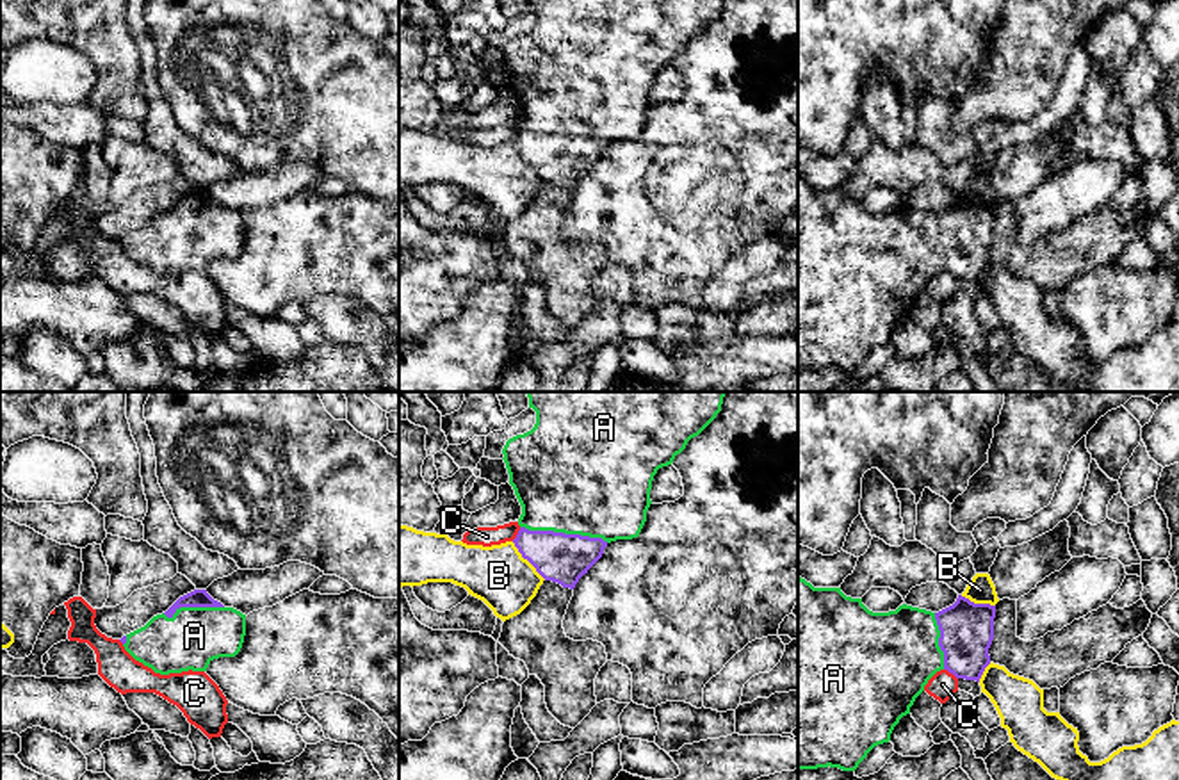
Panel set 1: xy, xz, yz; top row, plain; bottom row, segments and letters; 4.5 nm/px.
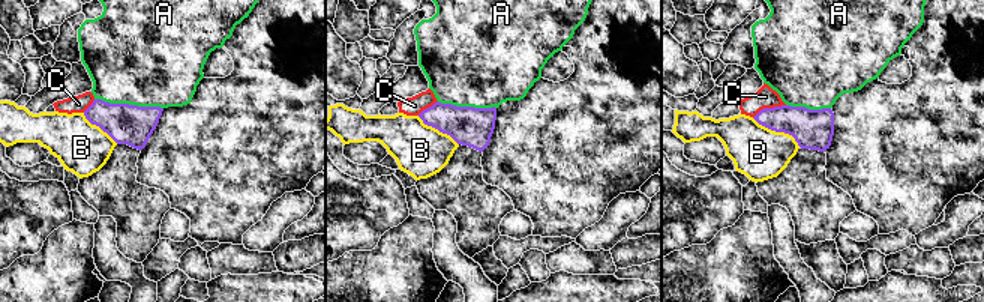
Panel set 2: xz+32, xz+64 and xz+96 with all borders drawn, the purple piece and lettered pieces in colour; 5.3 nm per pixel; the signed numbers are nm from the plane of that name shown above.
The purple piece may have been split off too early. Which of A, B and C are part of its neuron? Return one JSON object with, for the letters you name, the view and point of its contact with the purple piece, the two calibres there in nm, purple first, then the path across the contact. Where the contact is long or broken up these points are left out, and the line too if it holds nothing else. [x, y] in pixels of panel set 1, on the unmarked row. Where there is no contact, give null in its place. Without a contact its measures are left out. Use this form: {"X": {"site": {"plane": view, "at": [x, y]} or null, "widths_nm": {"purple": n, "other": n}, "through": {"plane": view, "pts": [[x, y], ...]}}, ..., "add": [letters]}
{"A": {"site": {"plane": "xz", "at": [563, 134]}, "widths_nm": {"purple": 220, "other": 500}}, "add": ["A"]}

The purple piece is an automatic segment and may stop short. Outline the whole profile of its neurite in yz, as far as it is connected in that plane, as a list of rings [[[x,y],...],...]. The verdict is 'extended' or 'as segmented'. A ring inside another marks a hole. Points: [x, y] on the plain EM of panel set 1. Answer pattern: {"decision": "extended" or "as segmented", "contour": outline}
{"decision": "extended", "contour": [[[798,176],[798,370],[830,367],[855,372],[874,347],[890,342],[894,328],[910,315],[915,299],[940,271],[980,283],[990,265],[994,219],[996,207],[974,205],[962,196],[939,214],[907,205],[873,214],[862,199],[846,198],[841,189],[814,189]]]}

